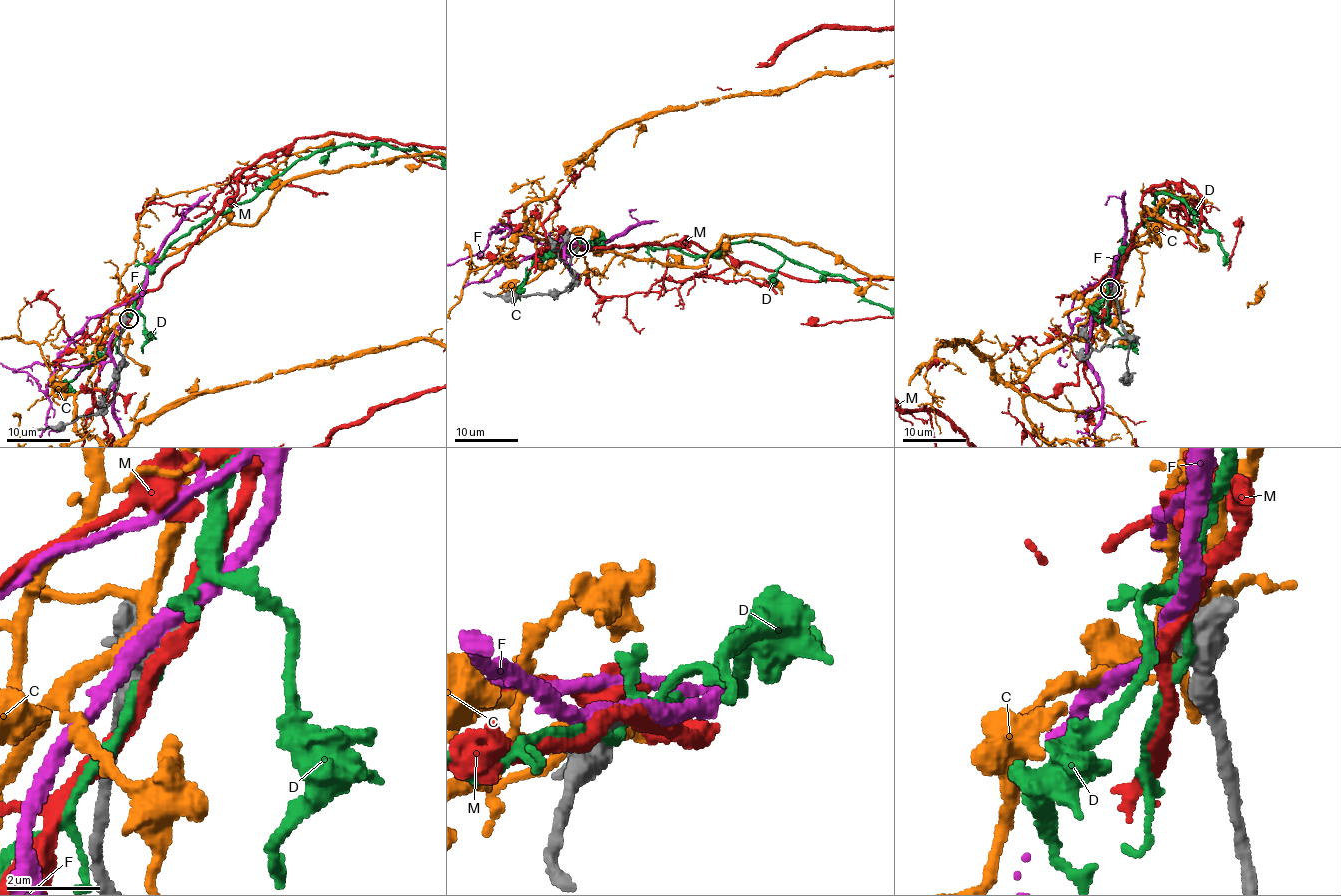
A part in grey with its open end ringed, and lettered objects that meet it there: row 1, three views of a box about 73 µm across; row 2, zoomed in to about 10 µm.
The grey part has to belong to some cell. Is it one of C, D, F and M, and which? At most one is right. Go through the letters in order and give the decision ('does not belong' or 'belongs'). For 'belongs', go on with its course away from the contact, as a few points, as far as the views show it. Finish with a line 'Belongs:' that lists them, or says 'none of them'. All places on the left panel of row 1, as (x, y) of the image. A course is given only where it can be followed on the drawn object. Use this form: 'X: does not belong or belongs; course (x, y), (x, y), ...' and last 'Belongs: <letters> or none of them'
C: does not belong
D: does not belong
F: does not belong
M: does not belong
Belongs: none of them

